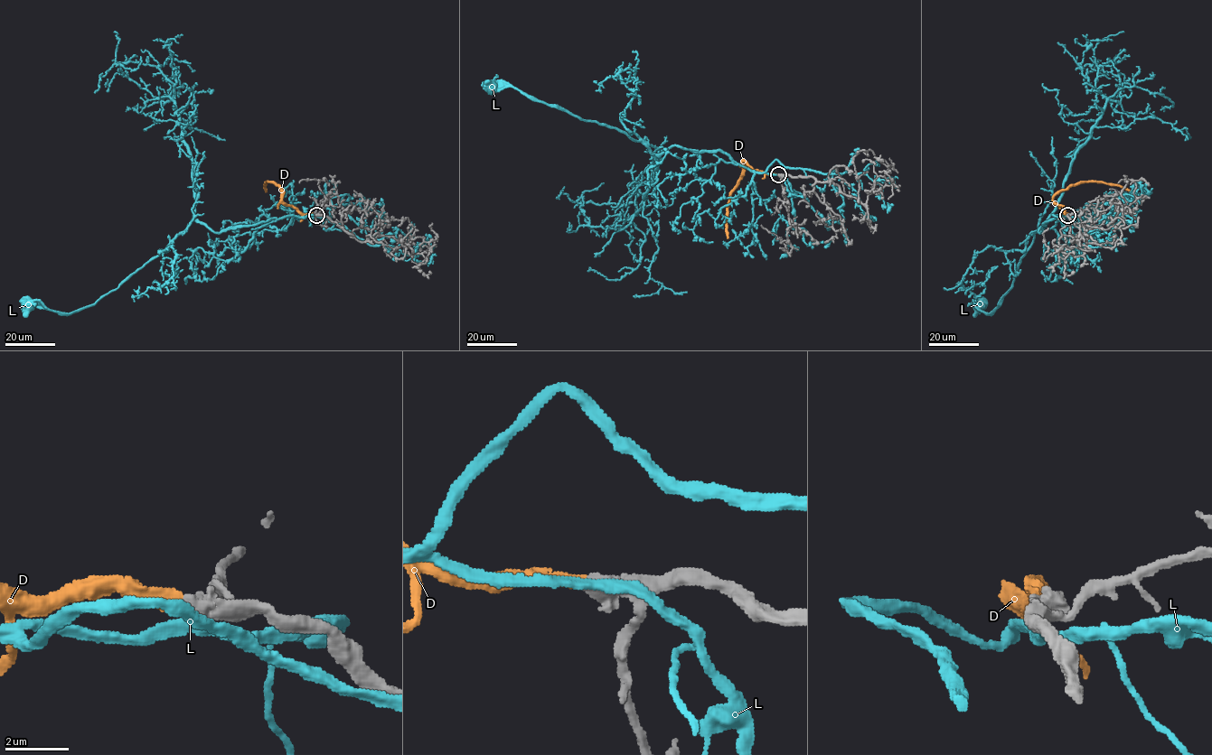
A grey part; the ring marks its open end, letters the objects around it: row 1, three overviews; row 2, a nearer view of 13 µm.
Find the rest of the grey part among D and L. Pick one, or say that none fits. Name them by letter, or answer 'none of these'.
D

